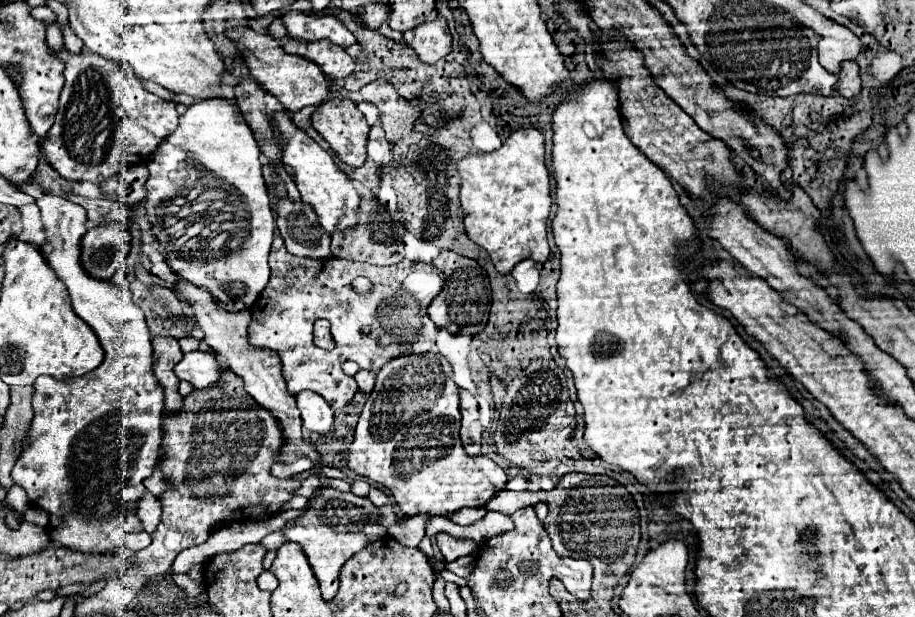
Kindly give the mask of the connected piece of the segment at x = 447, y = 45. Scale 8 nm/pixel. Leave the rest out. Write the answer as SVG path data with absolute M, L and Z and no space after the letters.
M435 18L433 22L423 22L415 28L415 40L411 42L417 56L427 62L435 64L437 60L445 58L451 52L451 32L445 18Z

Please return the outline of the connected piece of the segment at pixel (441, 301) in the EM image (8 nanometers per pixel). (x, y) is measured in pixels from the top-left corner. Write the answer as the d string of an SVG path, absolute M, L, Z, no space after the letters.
M443 250L435 260L433 266L439 268L445 276L445 286L439 292L439 296L431 302L431 308L427 310L431 320L439 328L447 328L451 334L479 334L489 316L491 308L491 288L489 288L489 276L487 272L479 266L477 260L459 256L451 250Z

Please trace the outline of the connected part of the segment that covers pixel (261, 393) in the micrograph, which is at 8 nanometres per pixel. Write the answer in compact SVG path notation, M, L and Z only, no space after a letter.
M179 278L173 286L177 292L181 292L185 296L185 300L189 302L189 306L195 312L195 322L199 324L199 328L203 330L203 342L207 346L211 346L217 354L221 354L225 358L225 364L237 372L243 380L245 380L245 388L247 392L257 400L257 404L261 404L263 408L271 410L271 414L283 424L283 434L287 434L287 448L283 452L283 456L279 458L279 462L293 462L297 456L309 456L313 460L319 460L319 454L315 452L315 448L303 438L303 420L299 416L299 408L295 404L295 398L287 392L287 384L281 376L281 368L279 368L279 356L271 350L261 350L261 348L251 348L249 340L247 340L247 324L251 320L249 310L243 312L227 312L223 310L215 298L211 298L209 292L205 292L205 288L195 286L183 278Z

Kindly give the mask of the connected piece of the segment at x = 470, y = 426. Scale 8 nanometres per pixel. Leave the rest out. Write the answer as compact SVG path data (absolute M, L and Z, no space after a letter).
M459 390L461 396L461 440L467 454L479 454L481 452L481 432L483 426L479 424L479 410L477 400L471 392Z

